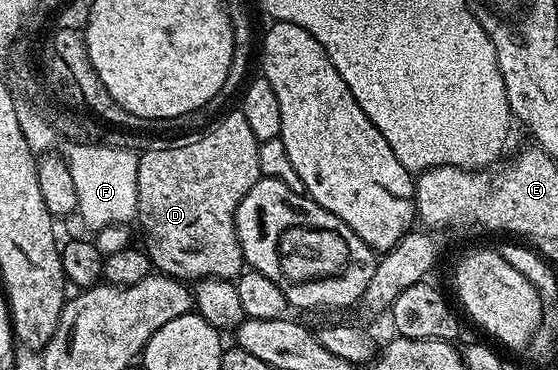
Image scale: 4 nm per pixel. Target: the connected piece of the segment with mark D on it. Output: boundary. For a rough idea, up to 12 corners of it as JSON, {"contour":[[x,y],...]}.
{"contour":[[240,111],[138,158],[151,266],[243,272],[236,211],[262,176]]}

